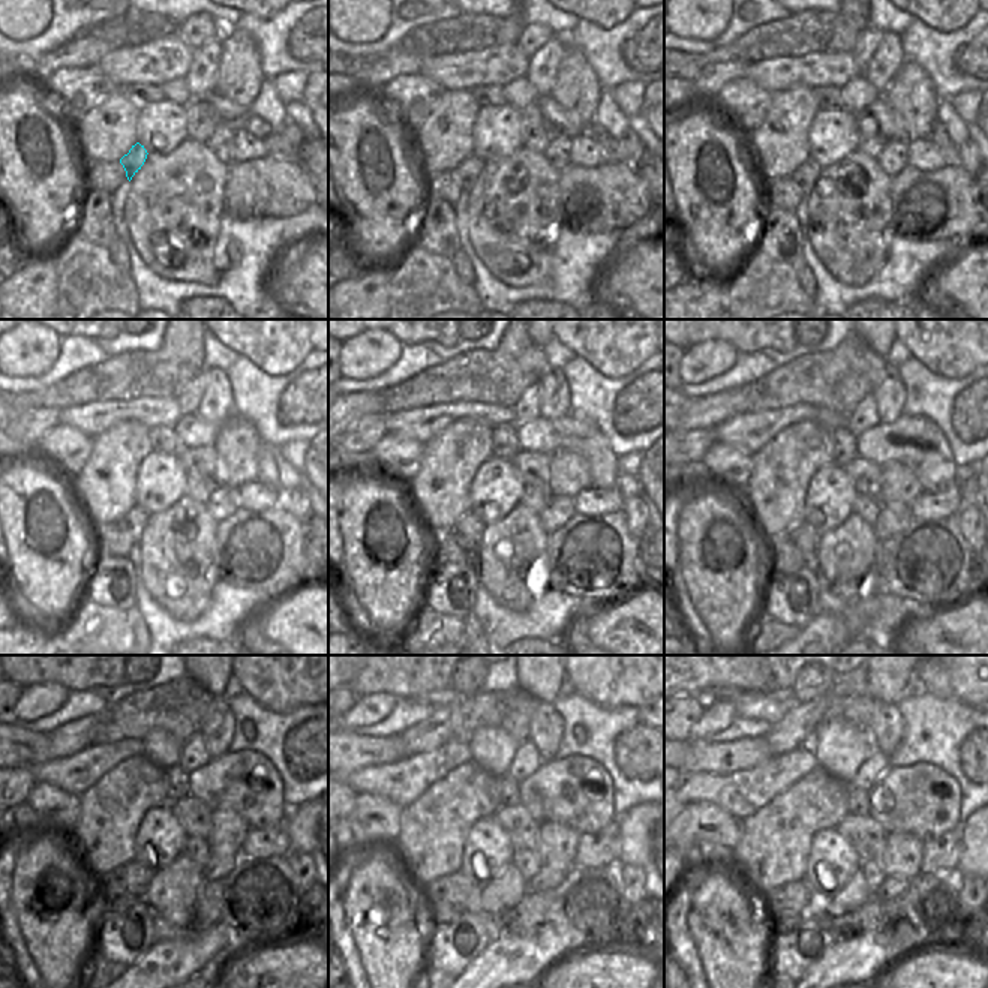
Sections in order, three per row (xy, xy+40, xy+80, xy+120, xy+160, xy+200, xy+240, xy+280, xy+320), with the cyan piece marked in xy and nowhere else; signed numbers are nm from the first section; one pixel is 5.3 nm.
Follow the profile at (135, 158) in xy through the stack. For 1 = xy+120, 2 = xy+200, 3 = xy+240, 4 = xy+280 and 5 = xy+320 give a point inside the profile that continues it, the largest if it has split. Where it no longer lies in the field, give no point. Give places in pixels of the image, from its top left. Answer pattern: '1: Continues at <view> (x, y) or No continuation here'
1: Continues at xy+120 (134, 522)
2: Continues at xy+200 (807, 540)
3: Continues at xy+240 (137, 877)
4: Continues at xy+280 (465, 898)
5: Continues at xy+320 (799, 898).

